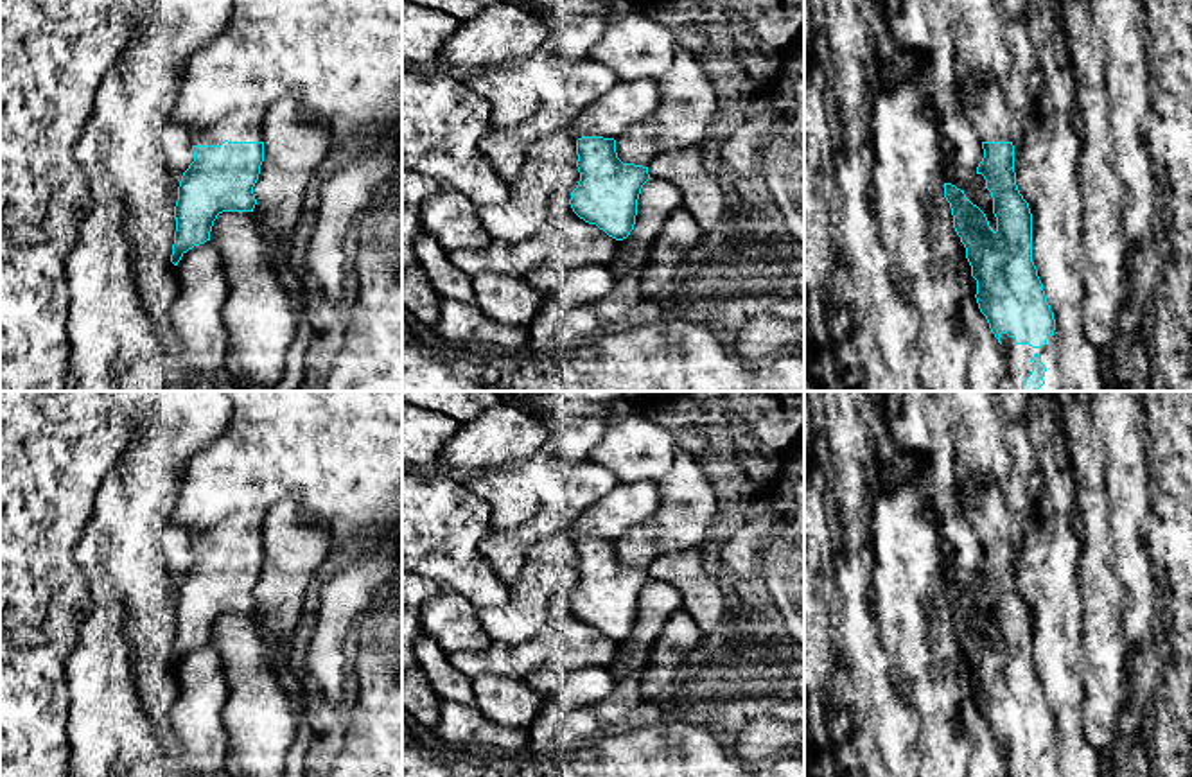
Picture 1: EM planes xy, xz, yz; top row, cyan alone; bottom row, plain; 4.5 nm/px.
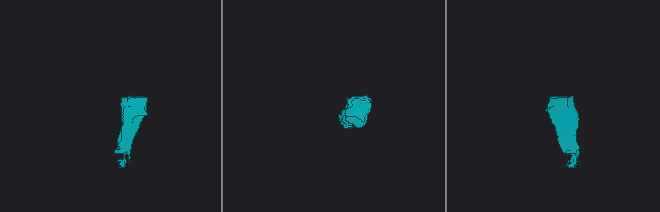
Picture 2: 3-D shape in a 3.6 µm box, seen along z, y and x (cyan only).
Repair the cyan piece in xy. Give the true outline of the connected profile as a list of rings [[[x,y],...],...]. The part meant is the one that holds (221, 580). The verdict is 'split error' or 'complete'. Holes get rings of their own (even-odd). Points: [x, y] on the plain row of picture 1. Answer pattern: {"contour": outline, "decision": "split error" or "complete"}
{"contour": [[[226,391],[233,402],[233,415],[228,431],[214,443],[199,449],[187,465],[181,467],[178,499],[172,520],[183,526],[192,542],[194,563],[183,574],[178,589],[178,603],[174,608],[176,633],[171,664],[178,668],[181,659],[194,648],[210,642],[214,623],[223,614],[253,614],[257,601],[253,589],[264,563],[264,511],[280,499],[293,497],[303,519],[318,522],[327,535],[330,553],[345,553],[354,560],[377,554],[386,542],[382,529],[393,529],[402,522],[402,391]]], "decision": "split error"}

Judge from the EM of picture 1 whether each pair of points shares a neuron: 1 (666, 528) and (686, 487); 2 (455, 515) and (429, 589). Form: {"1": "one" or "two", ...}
{"1": "one", "2": "two"}

